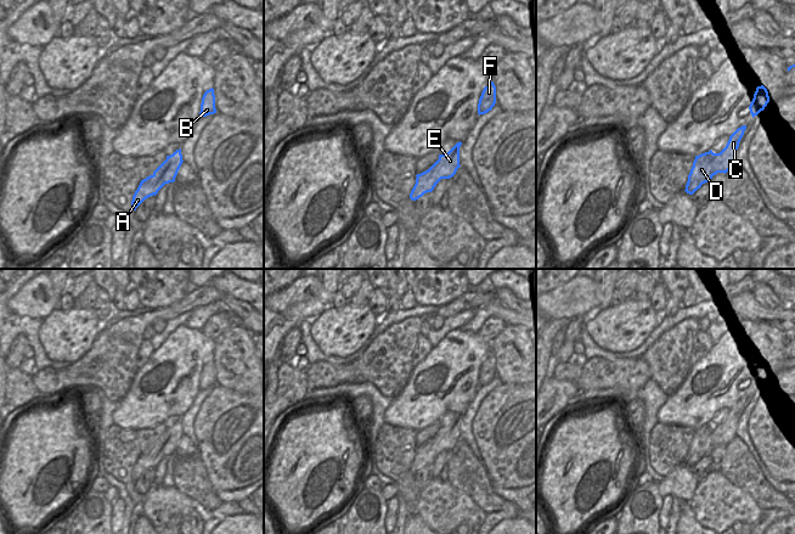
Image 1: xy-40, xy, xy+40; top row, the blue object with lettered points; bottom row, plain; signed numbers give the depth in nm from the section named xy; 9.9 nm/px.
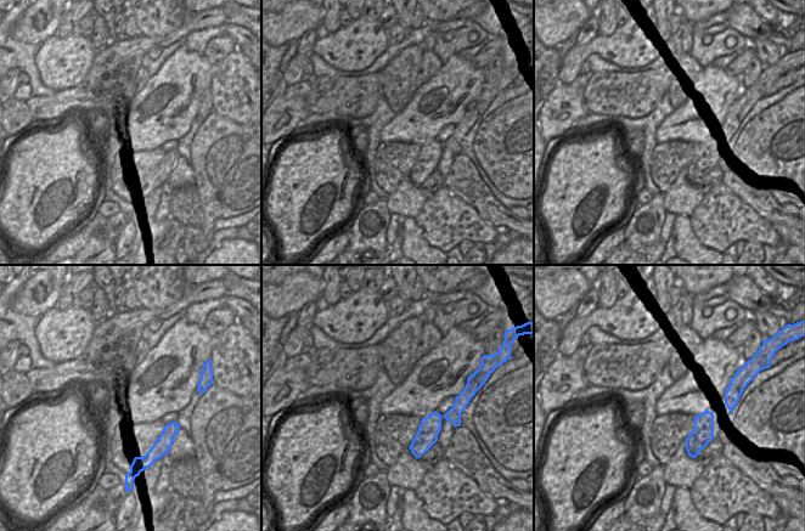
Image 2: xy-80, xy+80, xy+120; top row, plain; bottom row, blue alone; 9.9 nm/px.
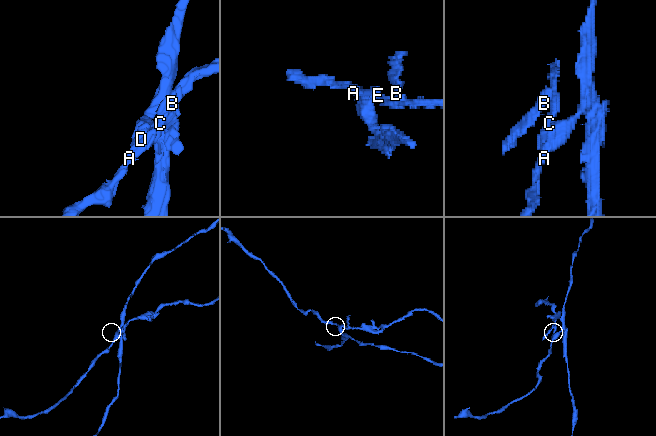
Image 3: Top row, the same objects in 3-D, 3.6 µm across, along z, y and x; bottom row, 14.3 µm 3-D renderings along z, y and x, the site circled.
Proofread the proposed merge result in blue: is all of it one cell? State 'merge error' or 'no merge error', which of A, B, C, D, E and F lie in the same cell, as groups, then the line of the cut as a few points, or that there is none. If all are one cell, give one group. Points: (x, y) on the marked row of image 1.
merge error | A B C E F / D | xy+40 (715, 153), (711, 161), (711, 176), (708, 180)

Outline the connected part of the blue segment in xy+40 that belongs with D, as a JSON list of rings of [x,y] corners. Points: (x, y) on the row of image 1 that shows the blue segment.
[[[710,150],[709,152],[695,156],[693,167],[688,175],[686,187],[689,187],[692,192],[701,187],[703,184],[707,182],[711,178],[711,162],[715,153]]]

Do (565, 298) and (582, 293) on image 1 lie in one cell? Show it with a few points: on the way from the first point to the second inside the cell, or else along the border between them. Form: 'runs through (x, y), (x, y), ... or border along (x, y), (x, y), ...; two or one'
runs through (569, 298), (575, 298), (579, 294); one

